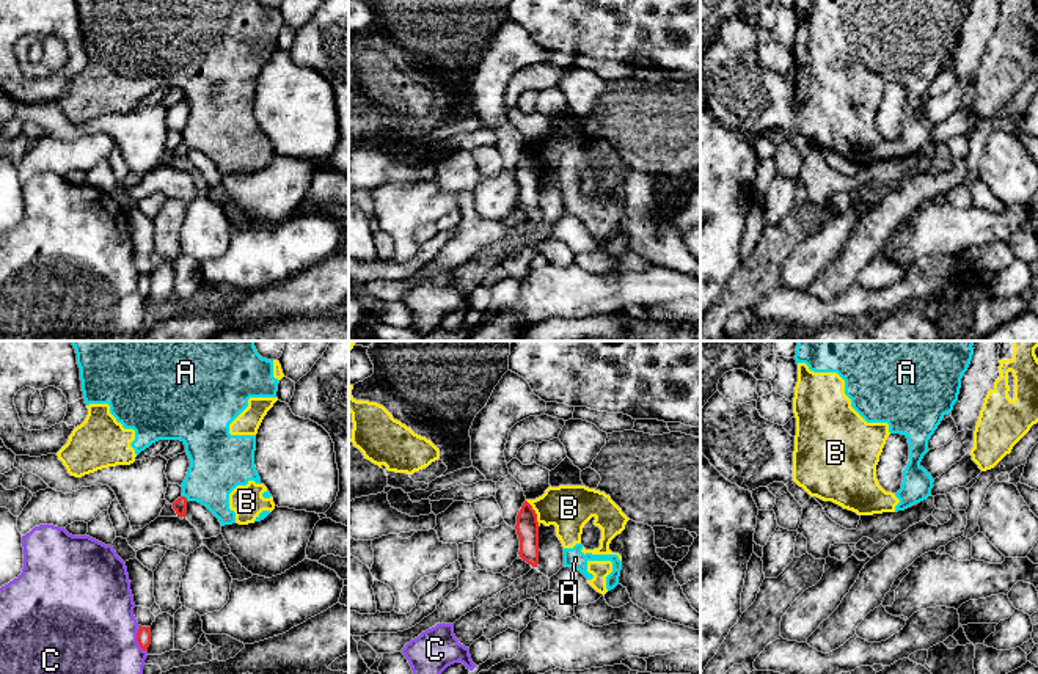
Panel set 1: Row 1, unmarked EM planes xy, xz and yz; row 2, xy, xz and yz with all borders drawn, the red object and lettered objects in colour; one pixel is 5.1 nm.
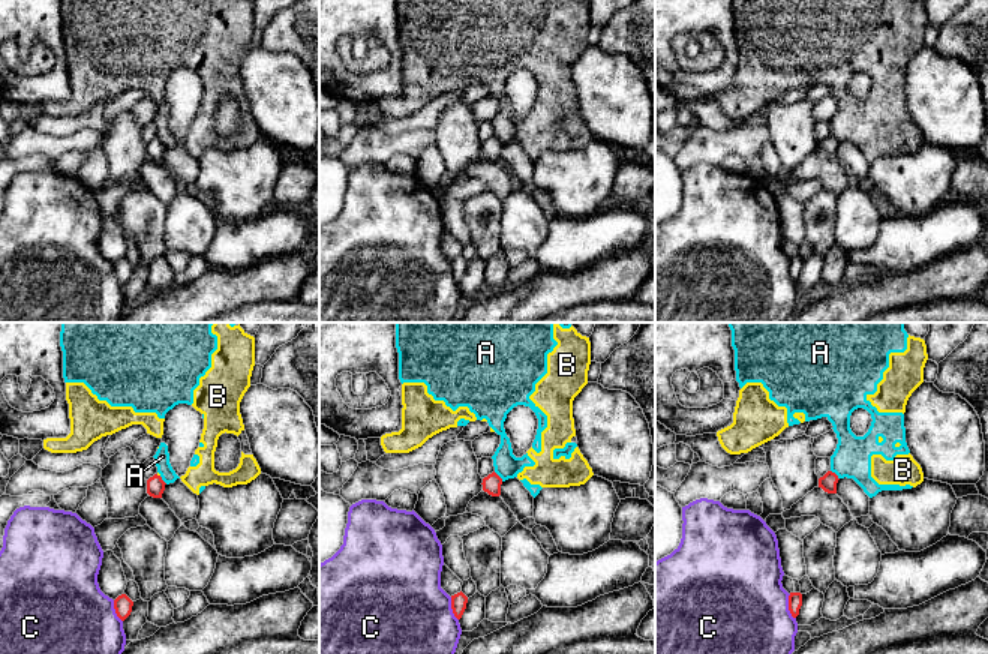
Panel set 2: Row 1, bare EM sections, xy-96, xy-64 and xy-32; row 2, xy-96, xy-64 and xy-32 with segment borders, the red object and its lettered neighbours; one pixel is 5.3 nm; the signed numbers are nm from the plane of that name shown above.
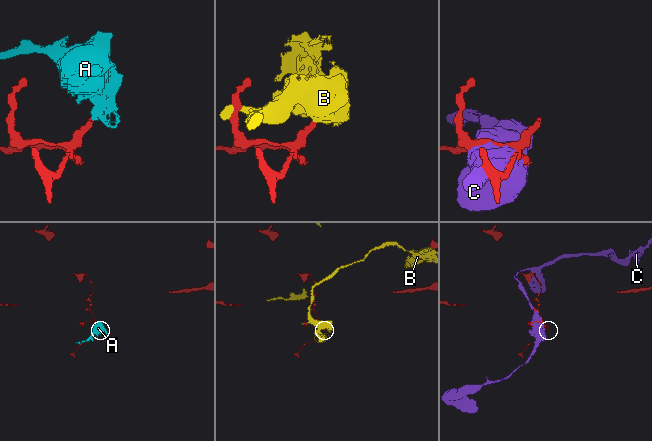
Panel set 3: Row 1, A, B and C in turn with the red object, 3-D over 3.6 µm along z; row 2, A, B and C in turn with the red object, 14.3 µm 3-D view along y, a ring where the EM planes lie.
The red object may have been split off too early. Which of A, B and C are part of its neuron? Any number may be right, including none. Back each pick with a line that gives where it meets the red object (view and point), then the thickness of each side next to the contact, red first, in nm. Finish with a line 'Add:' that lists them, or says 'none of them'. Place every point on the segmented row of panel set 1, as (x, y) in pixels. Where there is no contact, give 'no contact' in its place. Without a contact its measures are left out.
Add: none of them

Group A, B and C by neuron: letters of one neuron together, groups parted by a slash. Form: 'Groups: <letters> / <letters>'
Groups: A B / C

